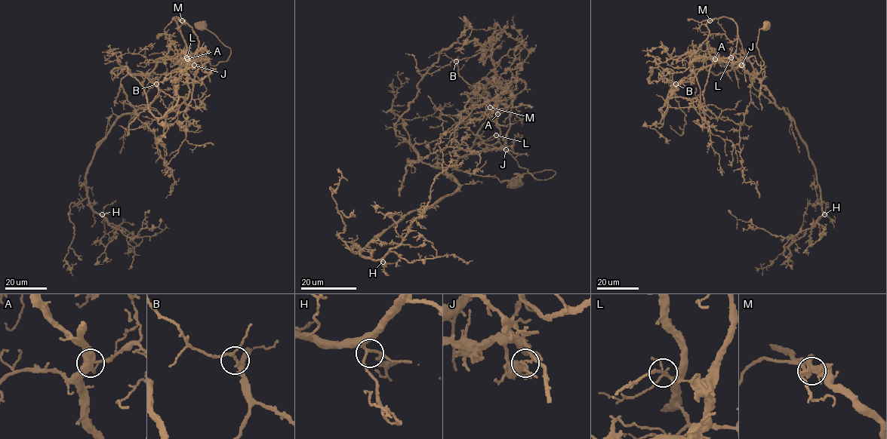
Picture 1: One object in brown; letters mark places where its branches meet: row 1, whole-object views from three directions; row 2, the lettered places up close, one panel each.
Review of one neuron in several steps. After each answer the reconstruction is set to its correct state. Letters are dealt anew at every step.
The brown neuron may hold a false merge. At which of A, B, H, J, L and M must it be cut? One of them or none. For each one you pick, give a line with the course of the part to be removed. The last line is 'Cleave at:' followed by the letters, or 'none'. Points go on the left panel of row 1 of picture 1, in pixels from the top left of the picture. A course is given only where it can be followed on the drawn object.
M: foreign part runs (182, 20), (173, 19), (189, 57), (188, 96), (164, 115), (167, 125), (155, 142), (160, 151), (152, 144)
Cleave at: M

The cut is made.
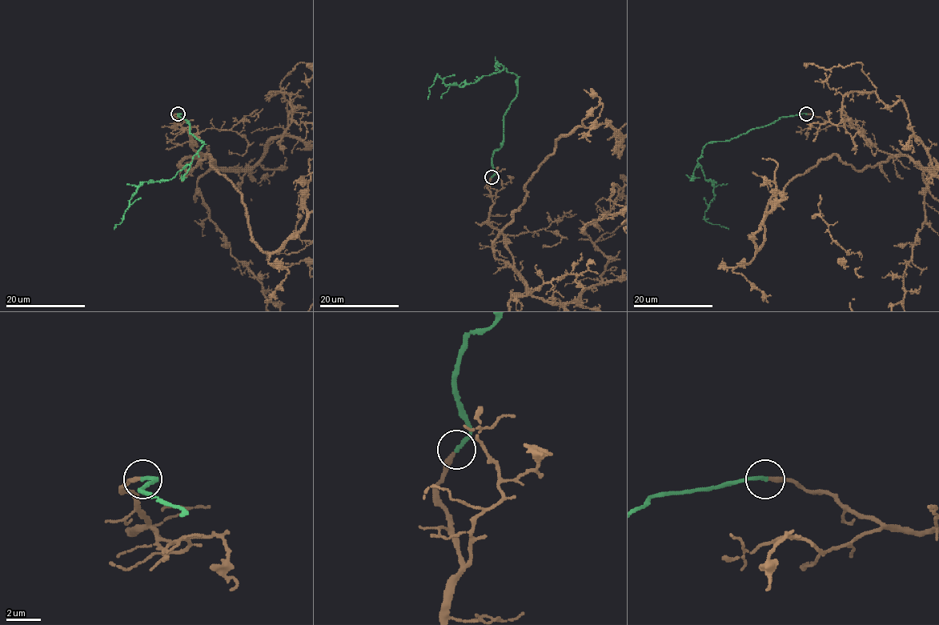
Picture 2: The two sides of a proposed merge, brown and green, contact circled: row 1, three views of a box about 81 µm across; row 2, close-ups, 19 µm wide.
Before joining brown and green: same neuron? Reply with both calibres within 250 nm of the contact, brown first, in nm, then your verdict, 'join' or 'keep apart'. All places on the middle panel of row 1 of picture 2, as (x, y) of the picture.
260/220 nm | join

